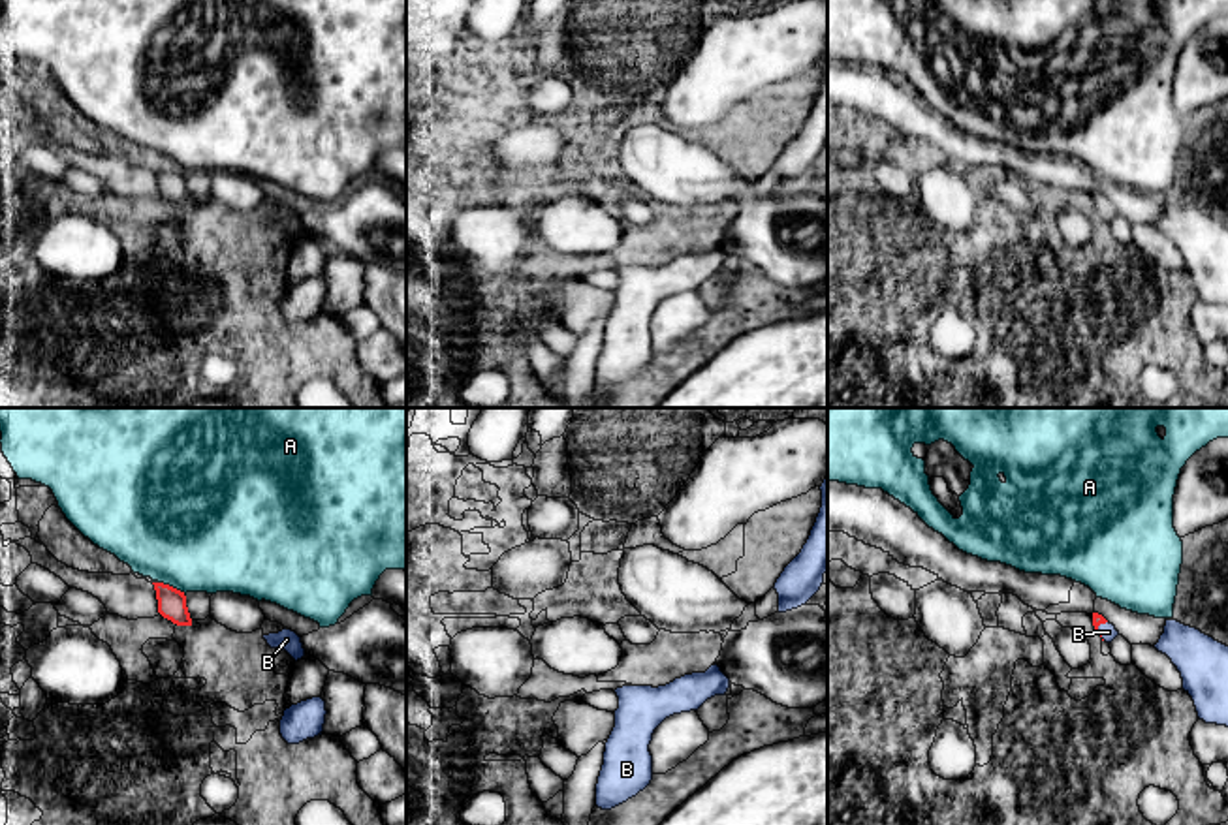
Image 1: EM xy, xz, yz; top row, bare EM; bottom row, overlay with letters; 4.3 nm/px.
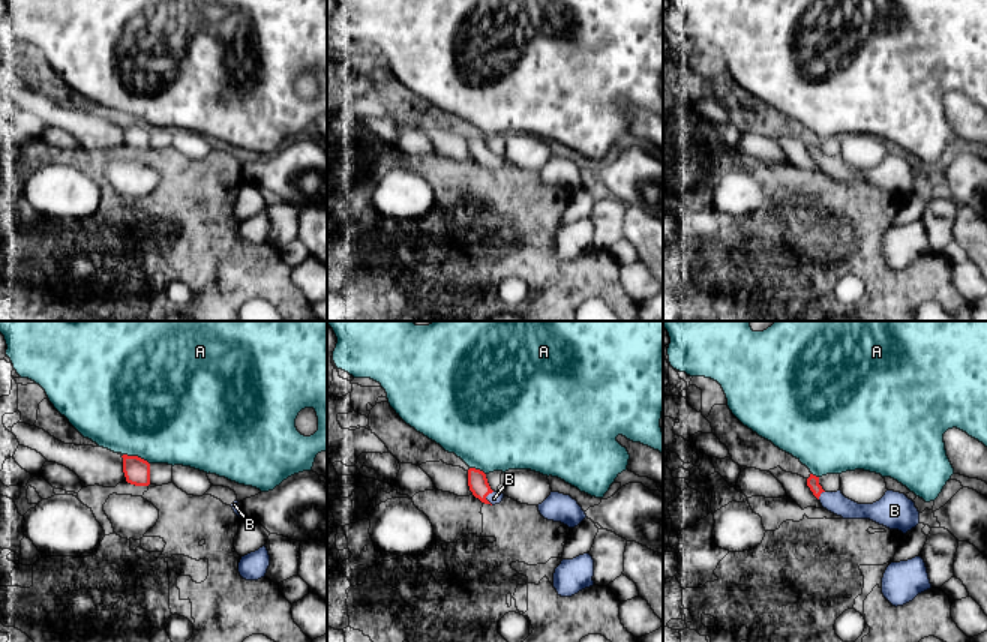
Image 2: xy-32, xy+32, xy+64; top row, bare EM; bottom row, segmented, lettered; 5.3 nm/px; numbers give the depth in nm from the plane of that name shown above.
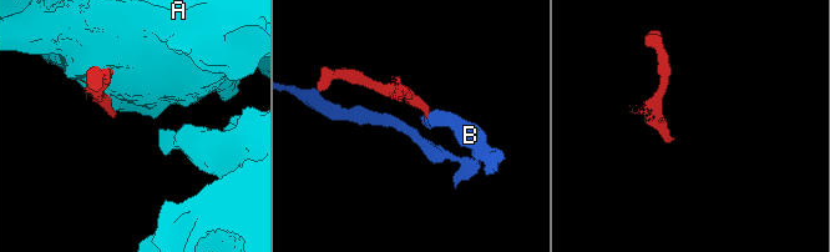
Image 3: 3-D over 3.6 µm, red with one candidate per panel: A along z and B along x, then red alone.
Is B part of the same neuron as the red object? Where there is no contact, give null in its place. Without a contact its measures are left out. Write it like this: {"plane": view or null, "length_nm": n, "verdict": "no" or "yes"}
{"plane": "yz", "length_nm": 90, "verdict": "yes"}

